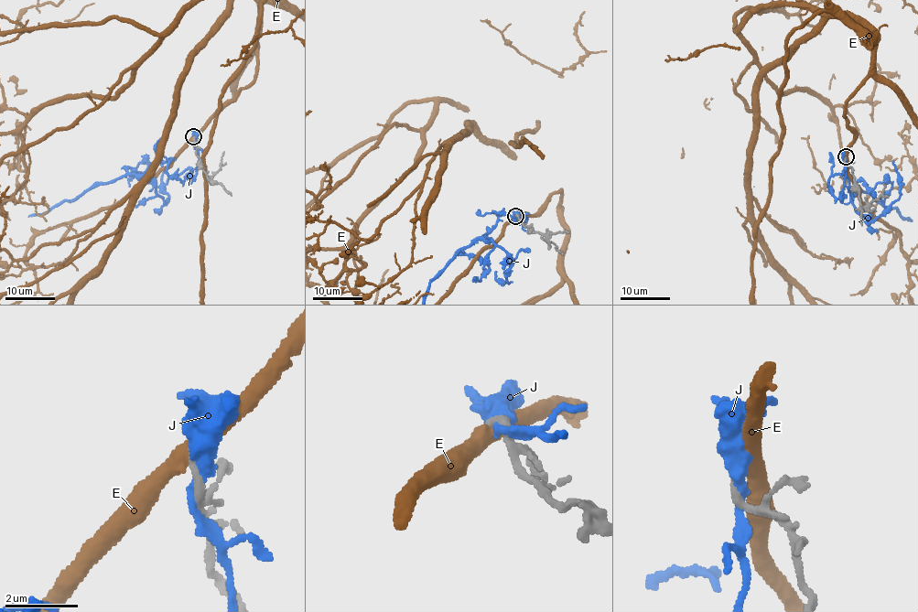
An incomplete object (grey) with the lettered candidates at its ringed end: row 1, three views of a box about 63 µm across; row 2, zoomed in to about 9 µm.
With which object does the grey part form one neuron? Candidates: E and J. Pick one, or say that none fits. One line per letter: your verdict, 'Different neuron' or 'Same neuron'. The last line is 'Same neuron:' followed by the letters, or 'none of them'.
E: Different neuron
J: Different neuron
Same neuron: none of them

